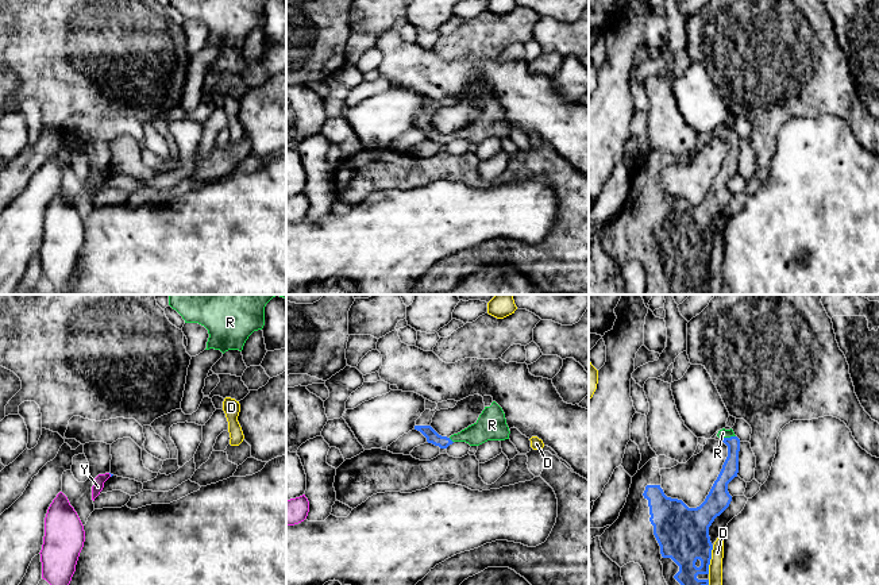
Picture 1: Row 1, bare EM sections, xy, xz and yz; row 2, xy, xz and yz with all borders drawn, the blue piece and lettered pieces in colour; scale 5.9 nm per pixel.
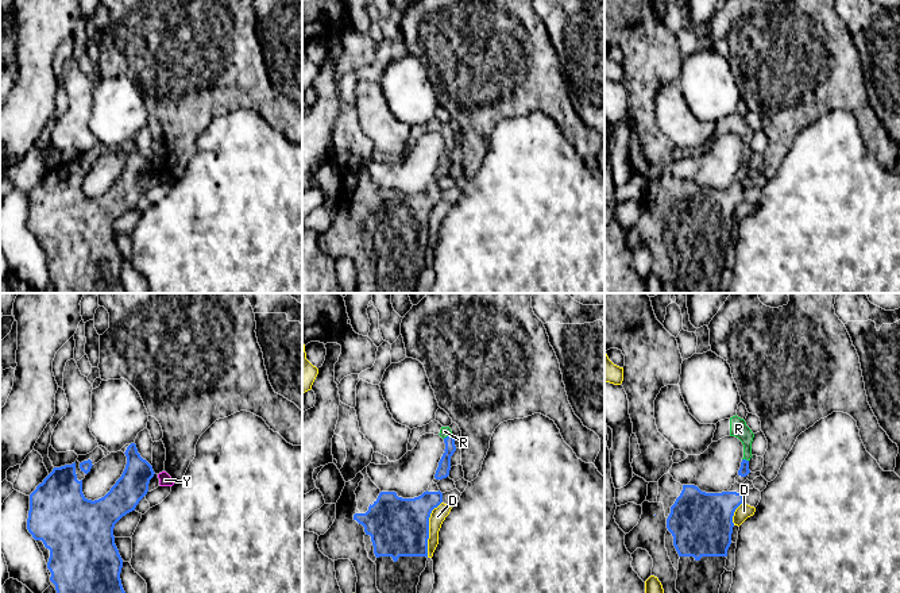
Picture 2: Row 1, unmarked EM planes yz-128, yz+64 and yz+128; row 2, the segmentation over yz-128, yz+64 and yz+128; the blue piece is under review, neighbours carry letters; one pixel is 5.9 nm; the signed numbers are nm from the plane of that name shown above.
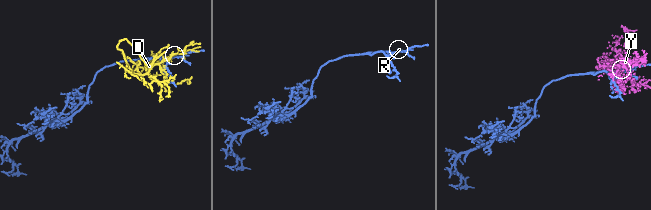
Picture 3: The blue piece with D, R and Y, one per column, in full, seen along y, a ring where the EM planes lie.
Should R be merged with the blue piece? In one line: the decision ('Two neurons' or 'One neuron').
One neuron

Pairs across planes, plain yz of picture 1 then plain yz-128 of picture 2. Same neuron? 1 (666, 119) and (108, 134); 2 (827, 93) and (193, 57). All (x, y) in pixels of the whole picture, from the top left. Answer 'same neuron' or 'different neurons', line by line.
1: different neurons
2: same neuron

